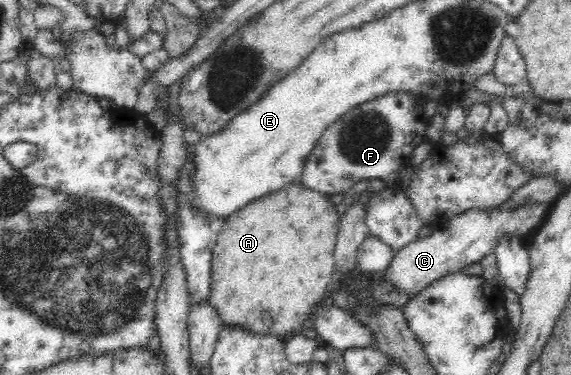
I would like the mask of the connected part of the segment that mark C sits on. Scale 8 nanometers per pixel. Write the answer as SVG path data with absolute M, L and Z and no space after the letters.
M529 201L518 207L509 207L508 209L501 209L501 205L489 207L488 209L481 209L479 207L470 208L454 216L444 225L434 227L431 235L428 237L417 238L417 240L407 243L403 248L394 252L391 264L389 264L388 268L383 272L385 276L382 277L381 282L388 282L394 290L399 290L413 298L423 290L426 290L433 282L436 282L436 280L463 270L471 264L479 263L481 258L493 253L495 244L499 242L499 238L503 238L503 236L507 238L509 238L509 236L525 236L532 228L535 228L535 226L538 226L542 222L545 212L547 212L548 207L551 205L550 203L535 203Z

